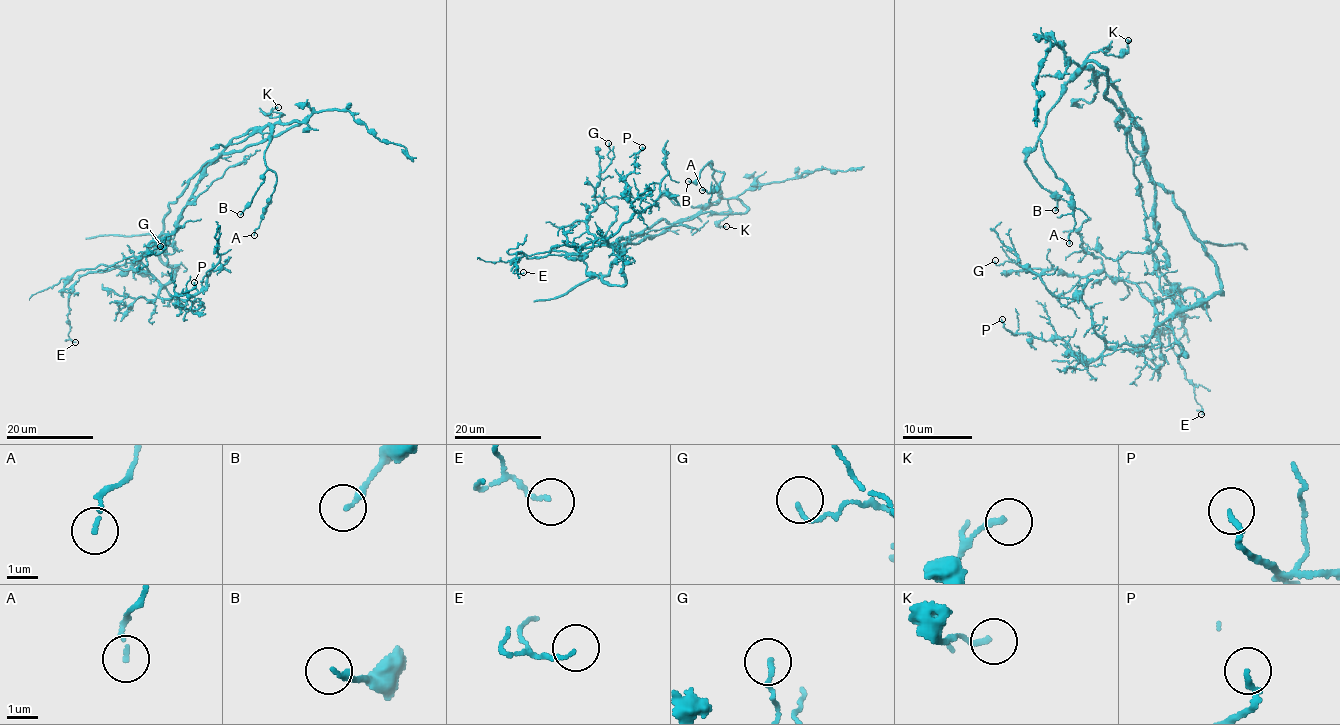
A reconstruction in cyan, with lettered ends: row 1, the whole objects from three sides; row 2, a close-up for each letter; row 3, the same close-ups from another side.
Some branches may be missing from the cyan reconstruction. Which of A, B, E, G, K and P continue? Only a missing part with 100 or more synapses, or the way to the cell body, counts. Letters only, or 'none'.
none

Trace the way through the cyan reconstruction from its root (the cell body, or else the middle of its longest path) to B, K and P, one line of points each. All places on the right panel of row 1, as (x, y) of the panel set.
B: (1151, 177), (1142, 127), (1106, 75), (1081, 70), (1026, 158), (1057, 201), (1055, 210)
K: (1151, 177), (1142, 127), (1111, 85), (1111, 80), (1085, 65), (1085, 59), (1097, 51), (1118, 56), (1128, 40)
P: (1151, 177), (1154, 272), (1177, 309), (1147, 343), (1107, 347), (1085, 359), (1059, 338), (1012, 333), (1002, 319)

